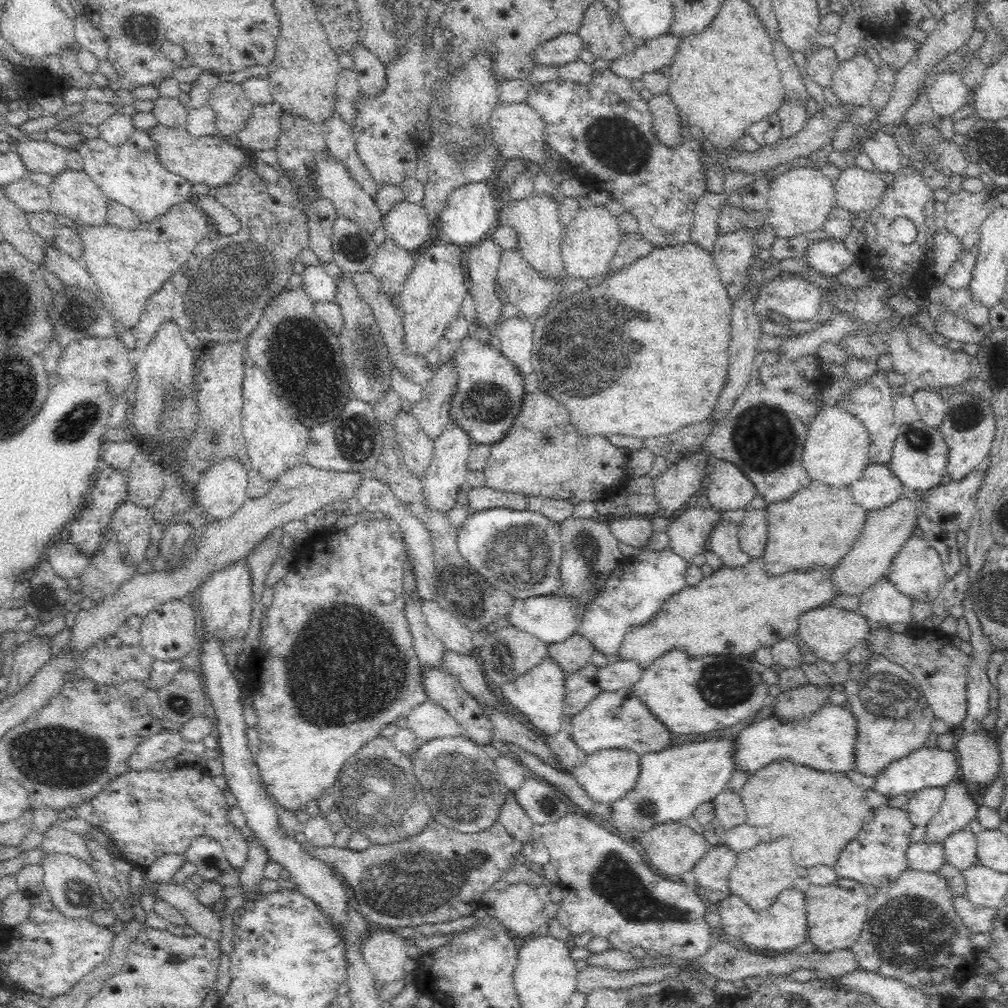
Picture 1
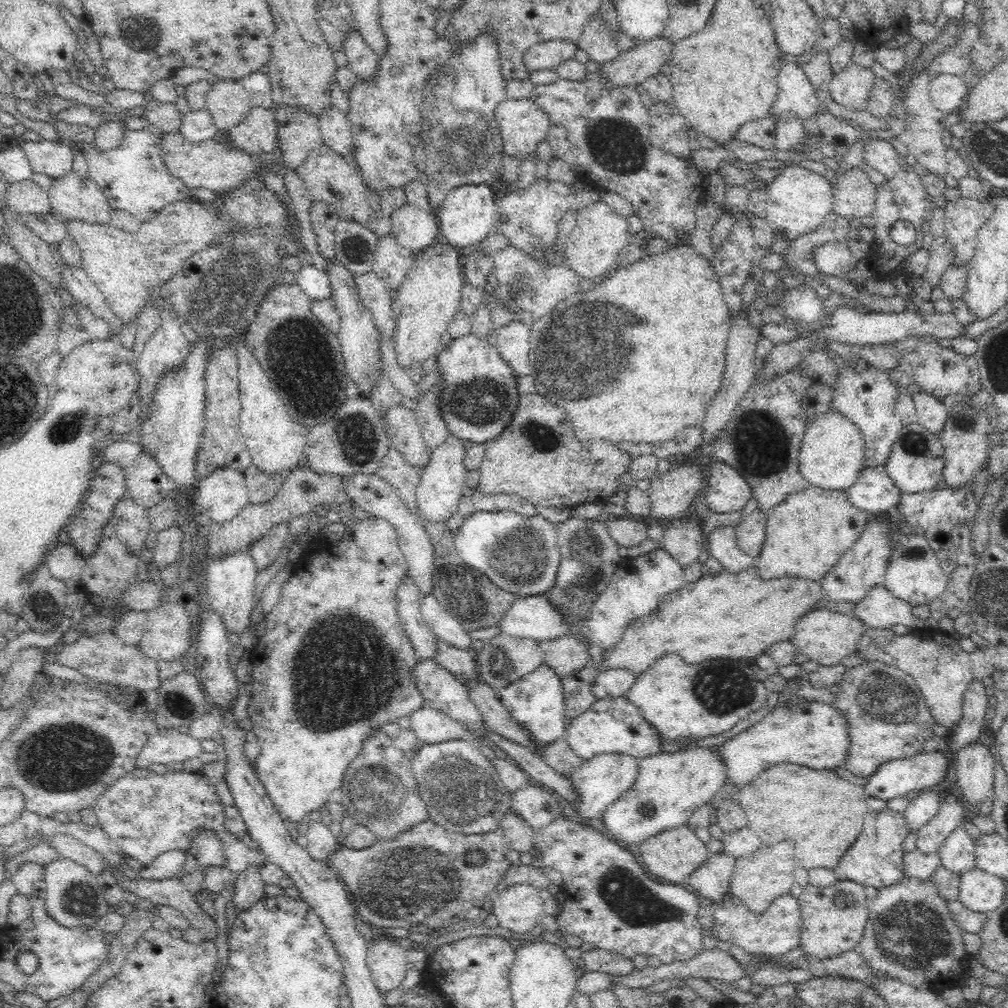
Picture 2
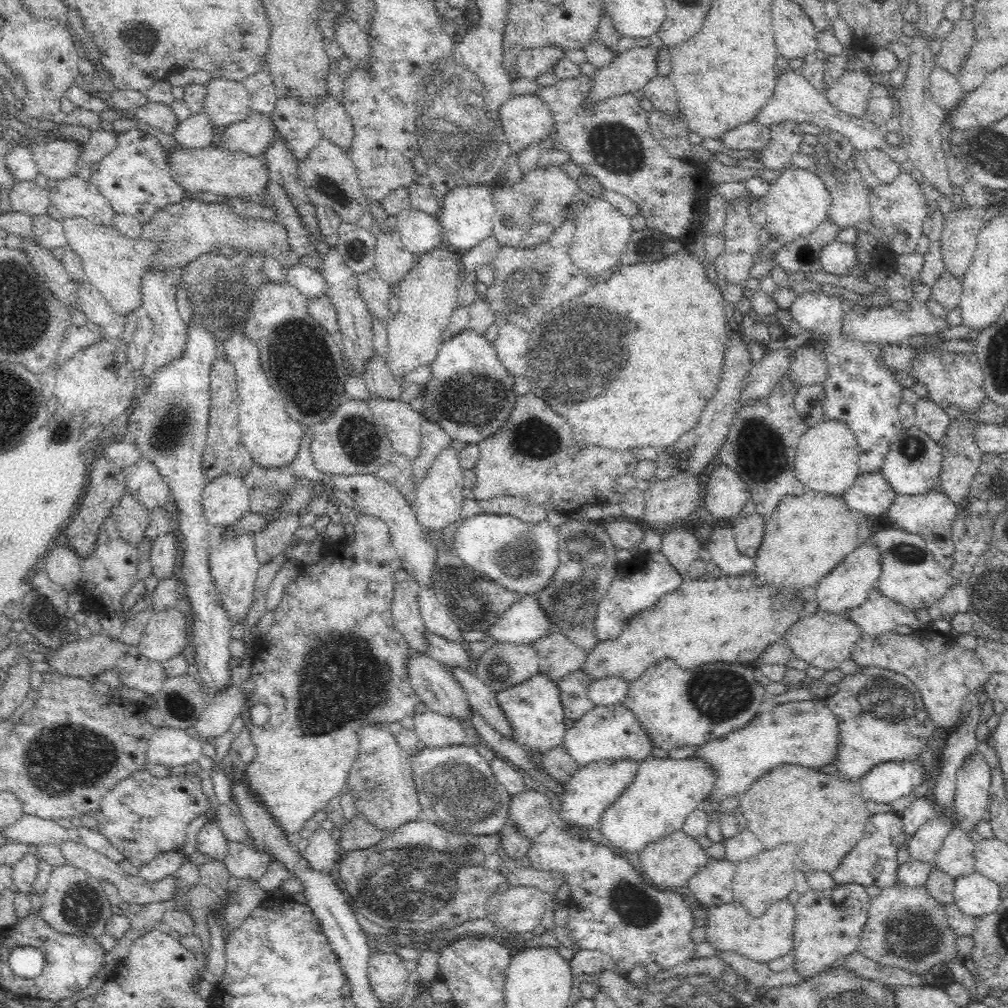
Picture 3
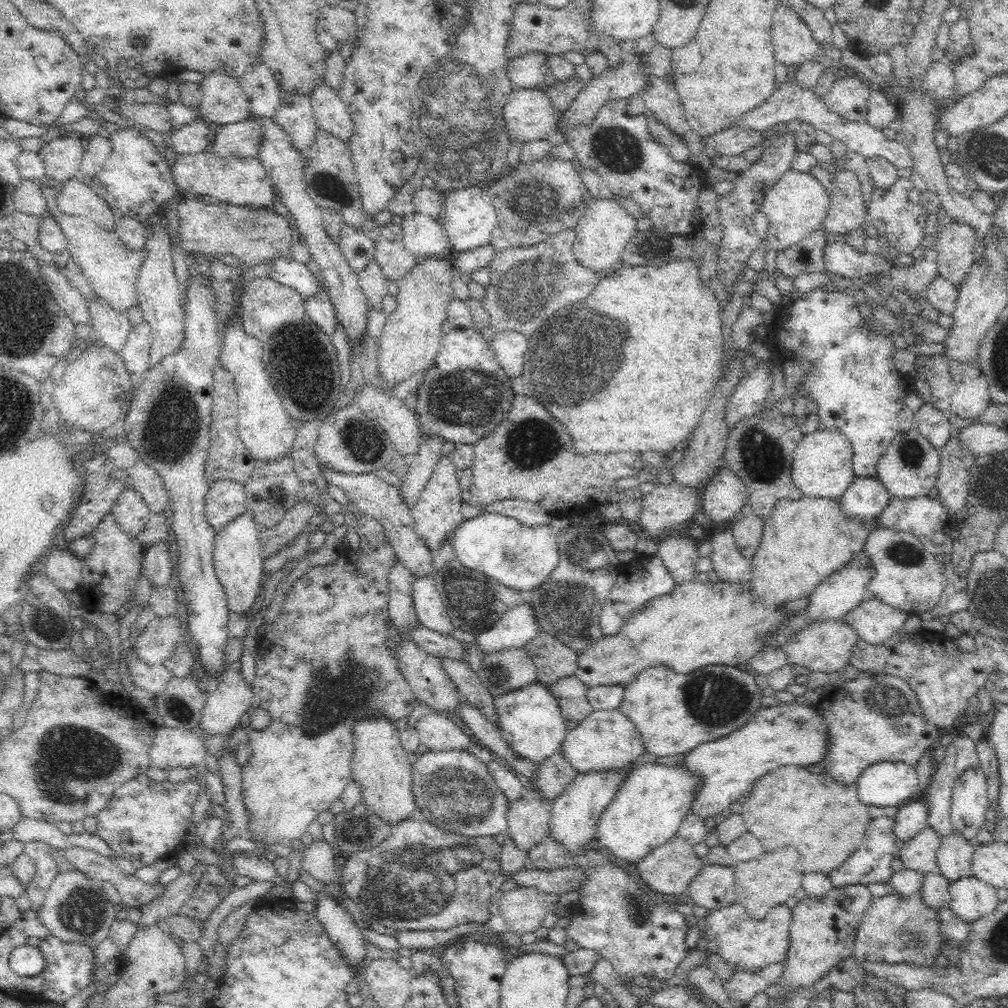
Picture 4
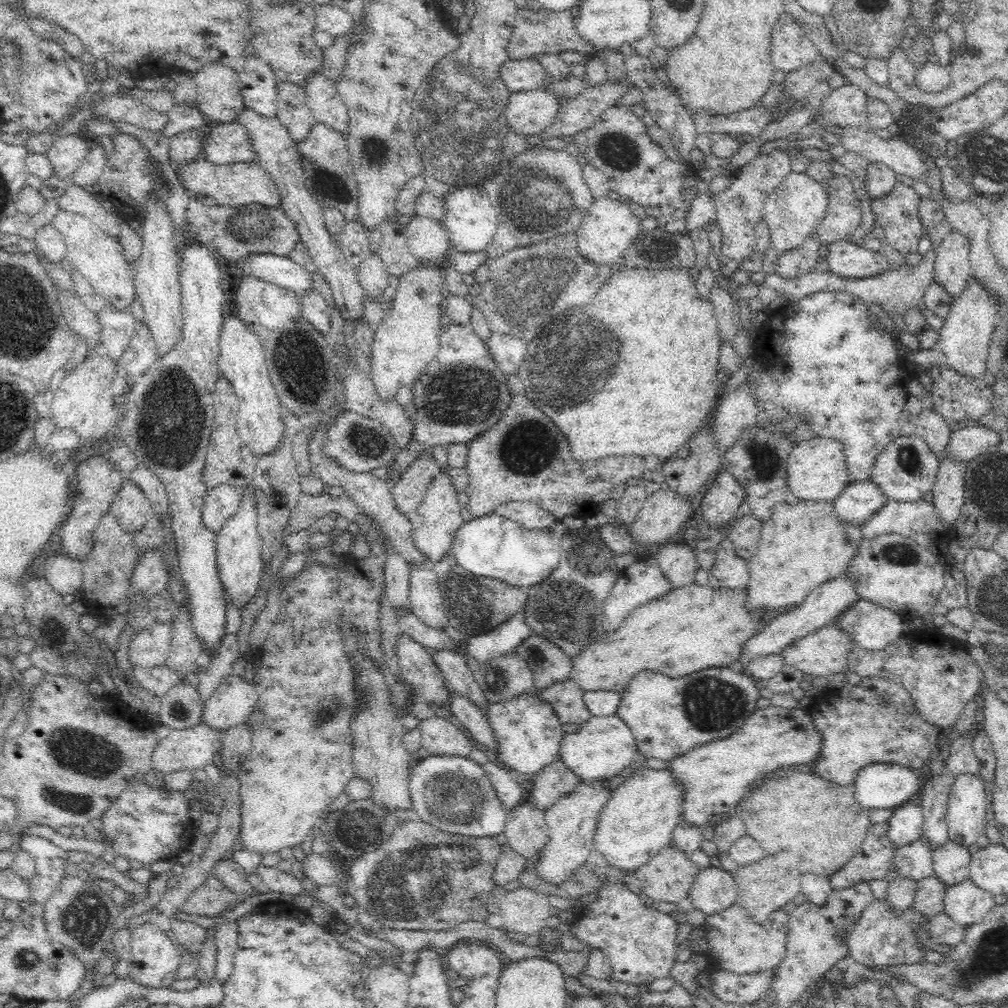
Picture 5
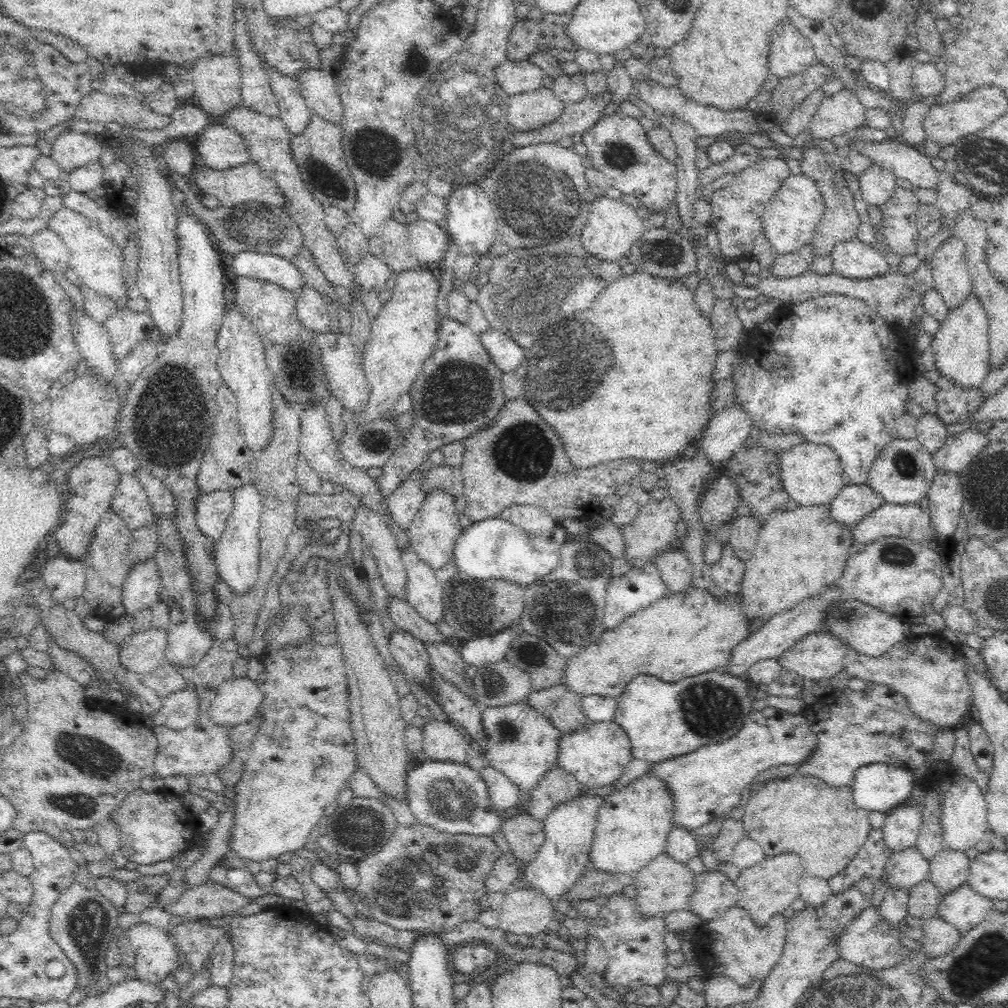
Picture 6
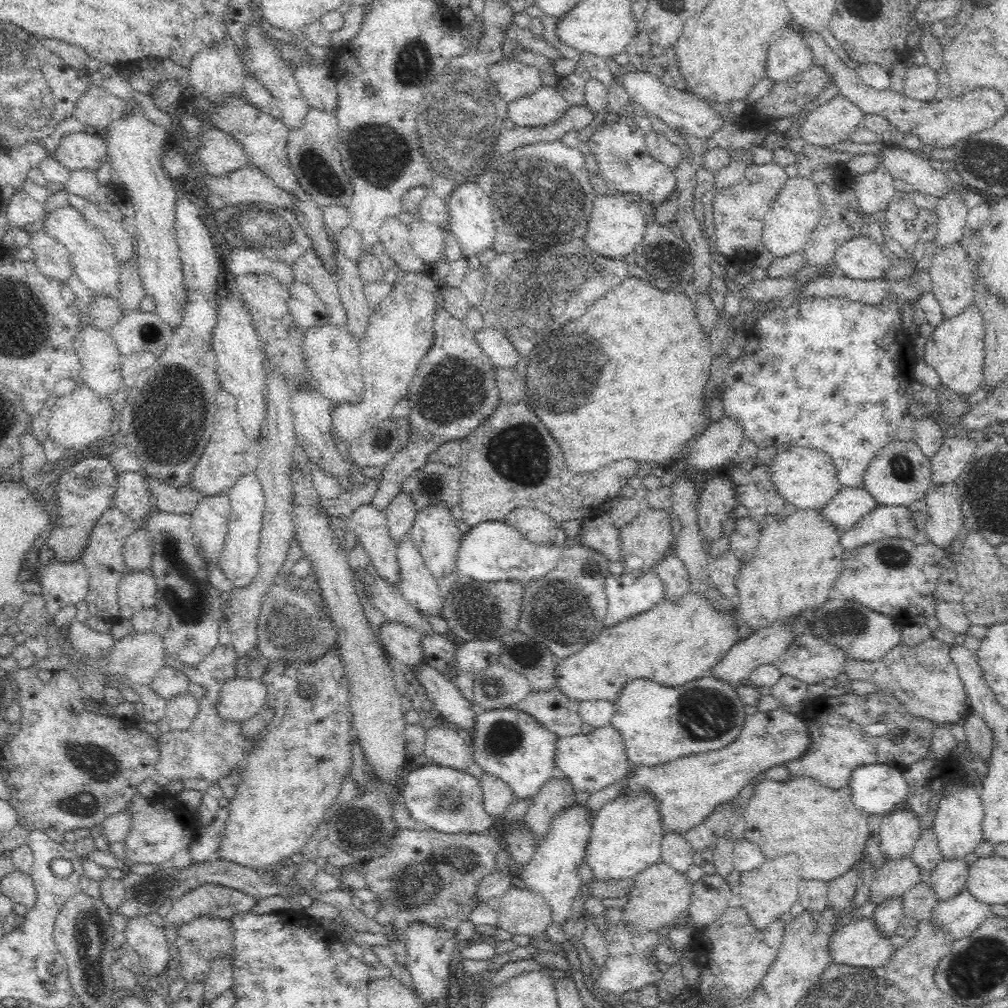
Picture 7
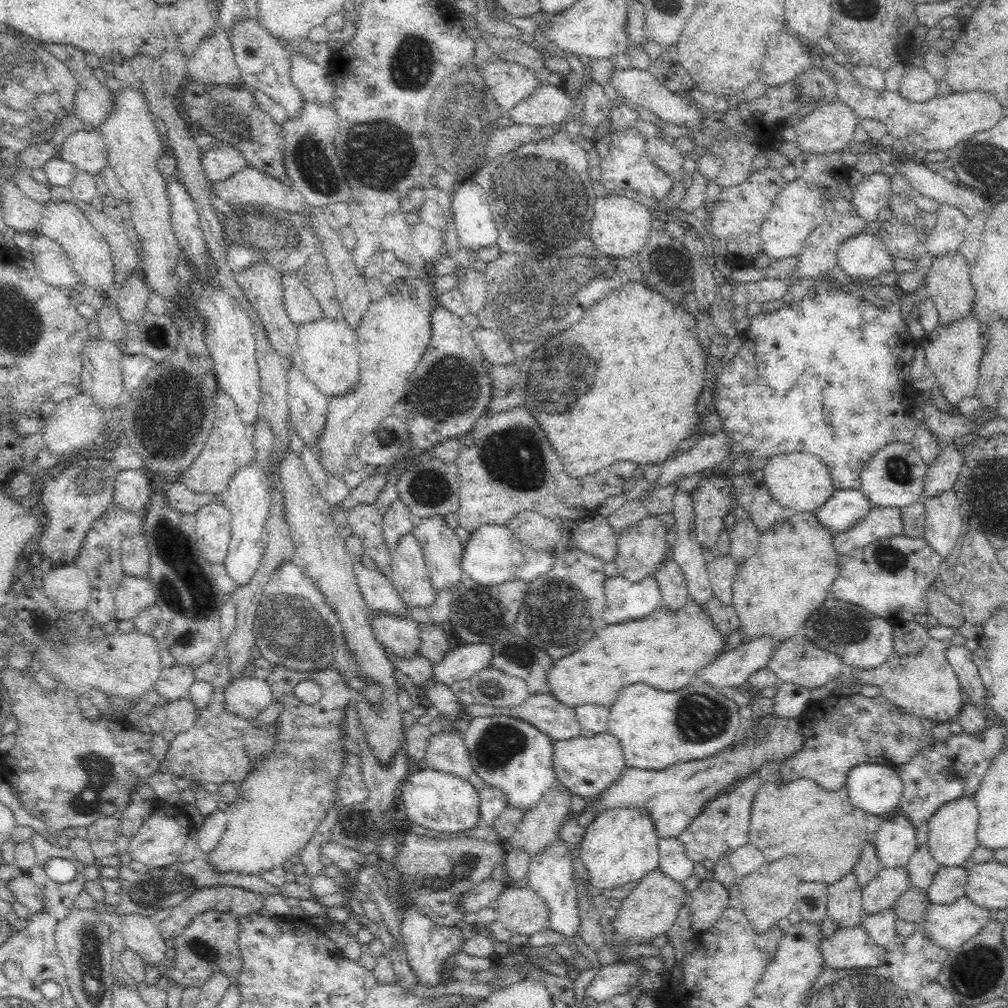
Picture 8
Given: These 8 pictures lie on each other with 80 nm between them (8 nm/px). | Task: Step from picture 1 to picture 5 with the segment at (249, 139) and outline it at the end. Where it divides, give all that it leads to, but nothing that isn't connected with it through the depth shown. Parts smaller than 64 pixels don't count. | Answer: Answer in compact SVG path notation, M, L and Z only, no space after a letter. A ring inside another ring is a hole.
M236 121L210 124L204 134L201 156L214 164L234 164L256 159L247 131Z

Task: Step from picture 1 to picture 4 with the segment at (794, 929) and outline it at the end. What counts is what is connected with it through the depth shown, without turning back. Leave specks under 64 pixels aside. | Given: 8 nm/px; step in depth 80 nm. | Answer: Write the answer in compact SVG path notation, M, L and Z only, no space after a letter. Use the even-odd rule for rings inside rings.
M738 902L711 910L705 916L708 953L722 957L734 971L752 972L783 962L787 958L789 948L791 918L791 910L786 904L771 908L762 920L754 920Z

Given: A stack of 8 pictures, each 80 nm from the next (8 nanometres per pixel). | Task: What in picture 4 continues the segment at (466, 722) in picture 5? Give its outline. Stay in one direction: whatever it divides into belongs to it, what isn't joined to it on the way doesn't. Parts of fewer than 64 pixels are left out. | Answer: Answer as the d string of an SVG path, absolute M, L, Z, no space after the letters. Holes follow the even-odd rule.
M468 702L458 704L460 718L472 732L475 743L496 753L502 759L517 758L509 745L502 739L500 731L476 707Z

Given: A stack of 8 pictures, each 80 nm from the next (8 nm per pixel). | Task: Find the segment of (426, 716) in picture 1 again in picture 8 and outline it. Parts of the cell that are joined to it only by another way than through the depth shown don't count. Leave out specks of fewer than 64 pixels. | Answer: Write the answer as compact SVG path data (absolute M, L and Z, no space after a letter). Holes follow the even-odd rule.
M451 729L432 735L424 760L428 768L448 772L464 780L473 772L464 741L451 733Z

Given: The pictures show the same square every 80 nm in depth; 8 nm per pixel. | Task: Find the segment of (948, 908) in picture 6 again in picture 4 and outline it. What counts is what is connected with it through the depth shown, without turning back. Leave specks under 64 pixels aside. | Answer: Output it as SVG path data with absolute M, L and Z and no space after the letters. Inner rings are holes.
M972 875L951 882L949 899L949 909L971 923L989 915L1000 902L994 887Z

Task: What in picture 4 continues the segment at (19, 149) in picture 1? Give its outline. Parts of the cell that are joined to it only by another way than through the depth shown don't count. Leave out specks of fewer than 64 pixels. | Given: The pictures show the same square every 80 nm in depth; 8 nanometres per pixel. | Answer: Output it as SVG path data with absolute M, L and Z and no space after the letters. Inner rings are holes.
M65 133L45 144L37 153L43 158L46 176L65 182L78 174L84 142L85 138Z

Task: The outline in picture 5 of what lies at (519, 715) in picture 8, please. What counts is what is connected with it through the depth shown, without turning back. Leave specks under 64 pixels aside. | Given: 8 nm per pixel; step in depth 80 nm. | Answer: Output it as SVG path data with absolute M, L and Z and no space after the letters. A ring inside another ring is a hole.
M565 679L544 689L536 690L540 701L550 703L558 721L563 724L584 724L590 717L590 711L584 705L584 691L574 681Z

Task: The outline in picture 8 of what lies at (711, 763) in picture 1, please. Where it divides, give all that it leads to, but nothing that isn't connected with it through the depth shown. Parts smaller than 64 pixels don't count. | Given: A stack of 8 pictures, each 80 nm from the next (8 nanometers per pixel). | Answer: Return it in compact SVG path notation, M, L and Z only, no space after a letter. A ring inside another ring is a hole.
M628 808L602 811L585 830L578 848L589 874L588 882L596 892L602 892L643 879L658 869L658 841L648 811Z

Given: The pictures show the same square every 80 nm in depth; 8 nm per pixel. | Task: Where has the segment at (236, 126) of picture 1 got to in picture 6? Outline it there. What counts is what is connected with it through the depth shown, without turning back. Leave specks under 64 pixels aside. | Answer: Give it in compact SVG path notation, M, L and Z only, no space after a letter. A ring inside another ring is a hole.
M236 53L200 58L191 70L195 84L194 102L212 121L230 108L243 104L242 70Z

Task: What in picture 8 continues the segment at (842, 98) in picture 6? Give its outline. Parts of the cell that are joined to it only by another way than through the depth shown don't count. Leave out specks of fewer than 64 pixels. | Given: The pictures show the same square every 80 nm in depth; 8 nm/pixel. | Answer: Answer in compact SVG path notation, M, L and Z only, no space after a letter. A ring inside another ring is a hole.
M839 101L818 103L793 129L802 153L841 152L854 141L860 120L848 105Z

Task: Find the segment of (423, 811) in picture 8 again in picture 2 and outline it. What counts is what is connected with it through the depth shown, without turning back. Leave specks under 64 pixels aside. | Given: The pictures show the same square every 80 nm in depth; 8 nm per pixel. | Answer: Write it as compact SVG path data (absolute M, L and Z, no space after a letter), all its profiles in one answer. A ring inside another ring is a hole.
M469 739L447 740L440 744L428 744L410 754L411 765L416 784L424 801L428 819L446 830L481 835L495 831L501 826L504 815L510 813L512 793L500 780L491 760L485 758L479 745Z

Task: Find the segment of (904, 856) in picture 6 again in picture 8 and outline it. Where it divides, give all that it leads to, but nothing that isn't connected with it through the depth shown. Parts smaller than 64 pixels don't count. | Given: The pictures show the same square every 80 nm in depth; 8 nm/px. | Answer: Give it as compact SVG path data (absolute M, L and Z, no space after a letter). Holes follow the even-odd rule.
M904 867L881 868L876 876L865 884L862 897L862 911L866 915L892 908L900 894L910 889L908 871Z

